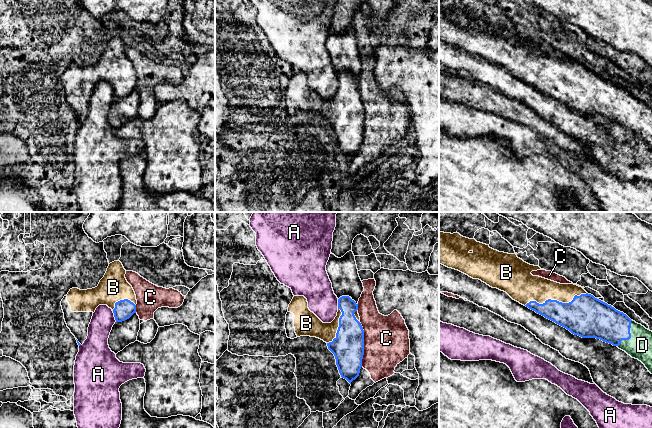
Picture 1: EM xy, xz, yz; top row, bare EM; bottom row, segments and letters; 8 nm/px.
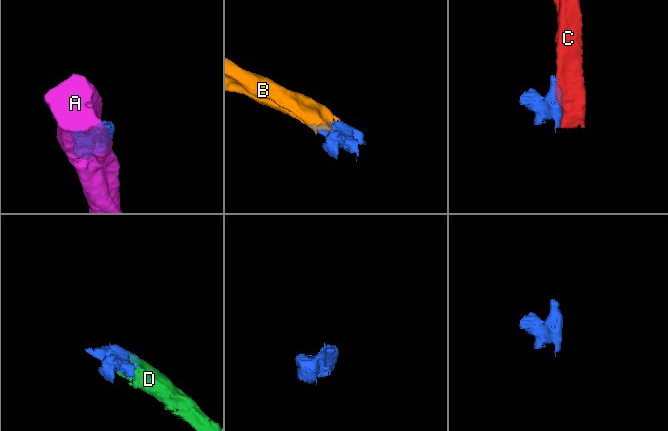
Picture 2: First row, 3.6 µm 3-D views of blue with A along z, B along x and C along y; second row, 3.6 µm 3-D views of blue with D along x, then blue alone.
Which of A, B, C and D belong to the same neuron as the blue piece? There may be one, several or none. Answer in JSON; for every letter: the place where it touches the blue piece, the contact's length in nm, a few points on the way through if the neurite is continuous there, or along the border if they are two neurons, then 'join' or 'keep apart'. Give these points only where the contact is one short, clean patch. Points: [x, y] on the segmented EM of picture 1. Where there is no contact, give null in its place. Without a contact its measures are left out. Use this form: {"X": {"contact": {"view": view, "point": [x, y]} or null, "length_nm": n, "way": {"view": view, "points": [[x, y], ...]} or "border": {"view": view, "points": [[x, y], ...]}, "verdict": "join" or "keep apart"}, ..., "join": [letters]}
{"A": {"contact": {"view": "xy", "point": [114, 316]}, "length_nm": 90, "verdict": "keep apart"}, "B": {"contact": {"view": "yz", "point": [555, 300]}, "length_nm": 500, "verdict": "join"}, "C": {"contact": {"view": "xz", "point": [363, 344]}, "length_nm": 360, "verdict": "keep apart"}, "D": {"contact": {"view": "yz", "point": [630, 336]}, "length_nm": 240, "verdict": "join"}, "join": ["B", "D"]}

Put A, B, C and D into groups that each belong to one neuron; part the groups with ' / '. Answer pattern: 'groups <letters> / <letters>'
groups A / B D / C

